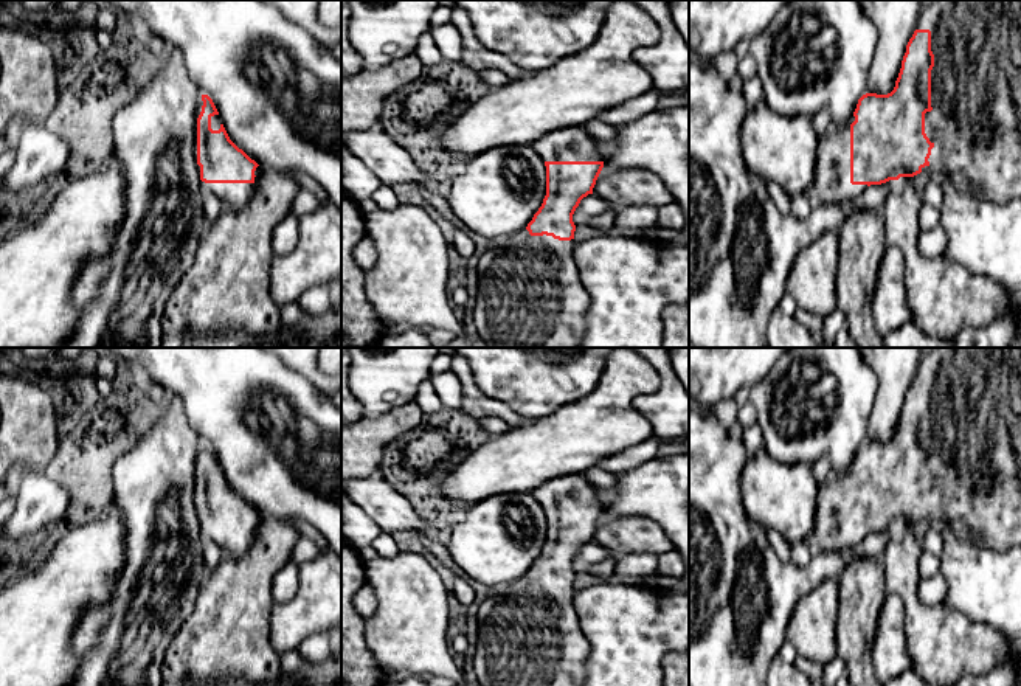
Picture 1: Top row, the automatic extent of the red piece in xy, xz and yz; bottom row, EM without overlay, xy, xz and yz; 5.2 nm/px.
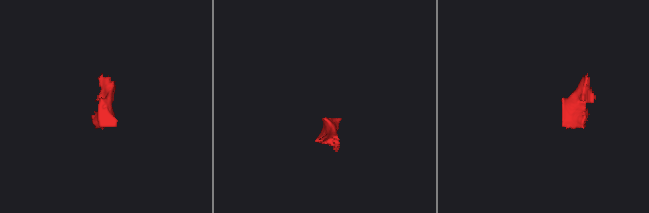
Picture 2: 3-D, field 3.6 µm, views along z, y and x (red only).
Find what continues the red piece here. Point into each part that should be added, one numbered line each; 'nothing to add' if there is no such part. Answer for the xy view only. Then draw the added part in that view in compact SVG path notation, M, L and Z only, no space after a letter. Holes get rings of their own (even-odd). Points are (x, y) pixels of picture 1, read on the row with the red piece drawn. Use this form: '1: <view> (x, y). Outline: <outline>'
1: xy (233, 196). Outline: M258 166L254 171L256 177L253 183L205 183L202 182L202 189L203 192L214 194L222 202L223 208L241 210L247 205L247 200L251 197L261 172L262 172L262 168Z

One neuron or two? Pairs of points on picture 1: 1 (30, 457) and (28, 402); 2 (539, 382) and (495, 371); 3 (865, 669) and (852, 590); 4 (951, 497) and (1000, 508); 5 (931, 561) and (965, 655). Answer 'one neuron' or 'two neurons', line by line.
1: one neuron
2: one neuron
3: one neuron
4: one neuron
5: two neurons

